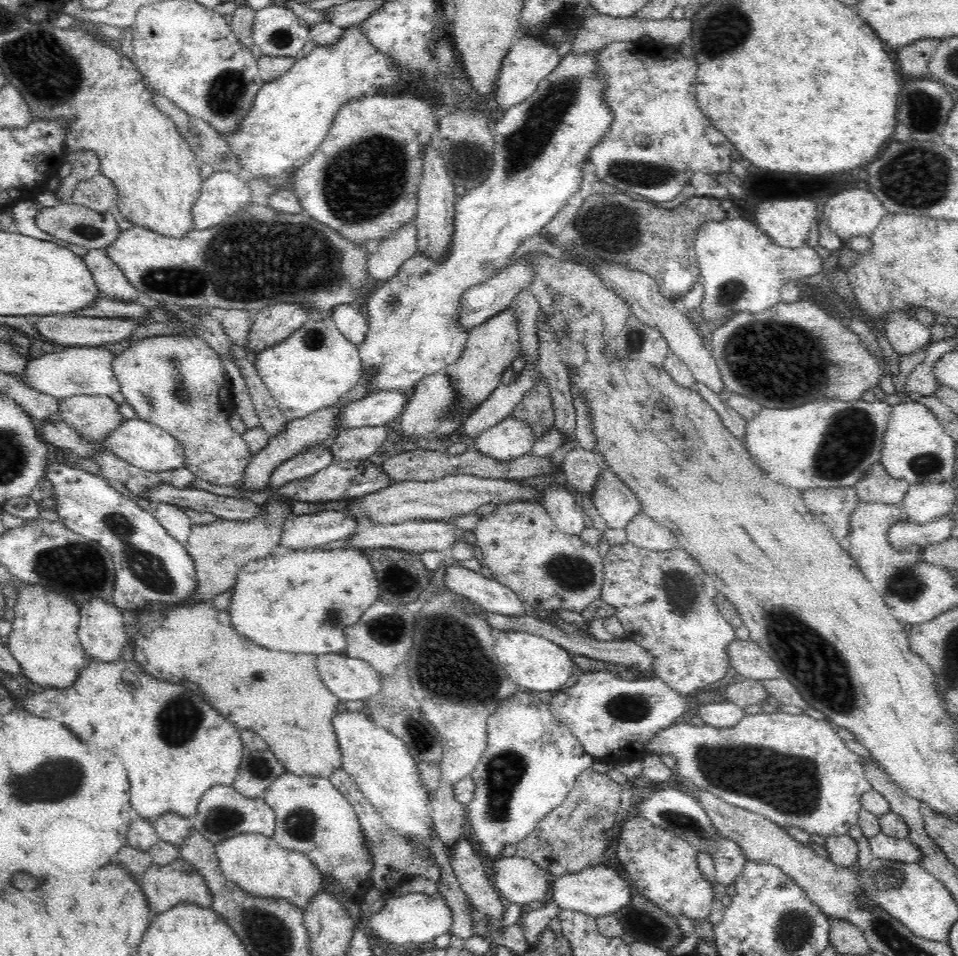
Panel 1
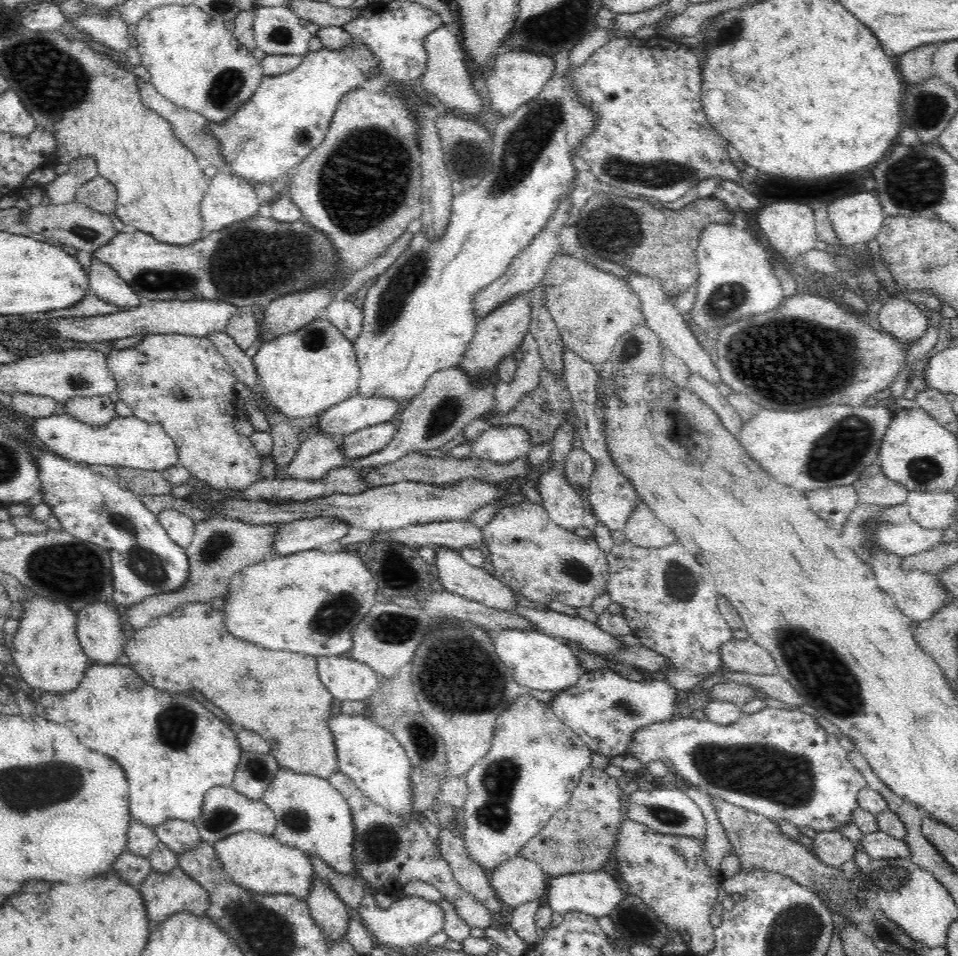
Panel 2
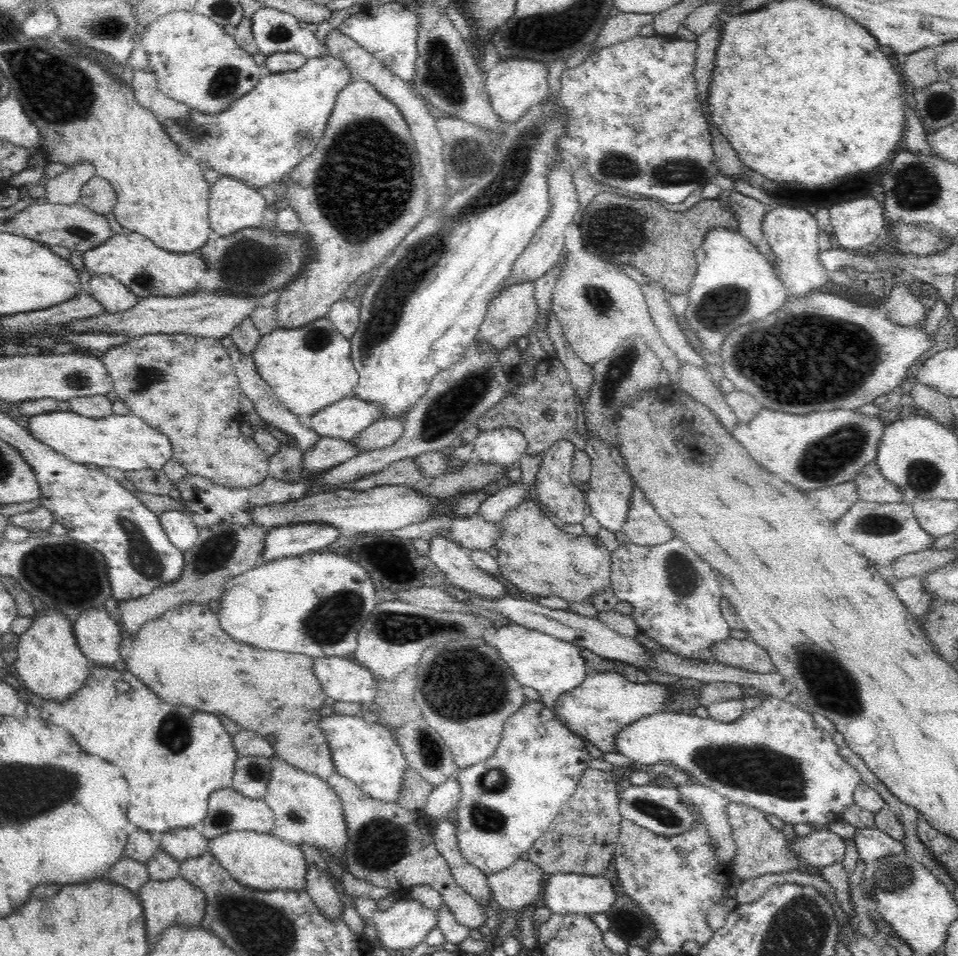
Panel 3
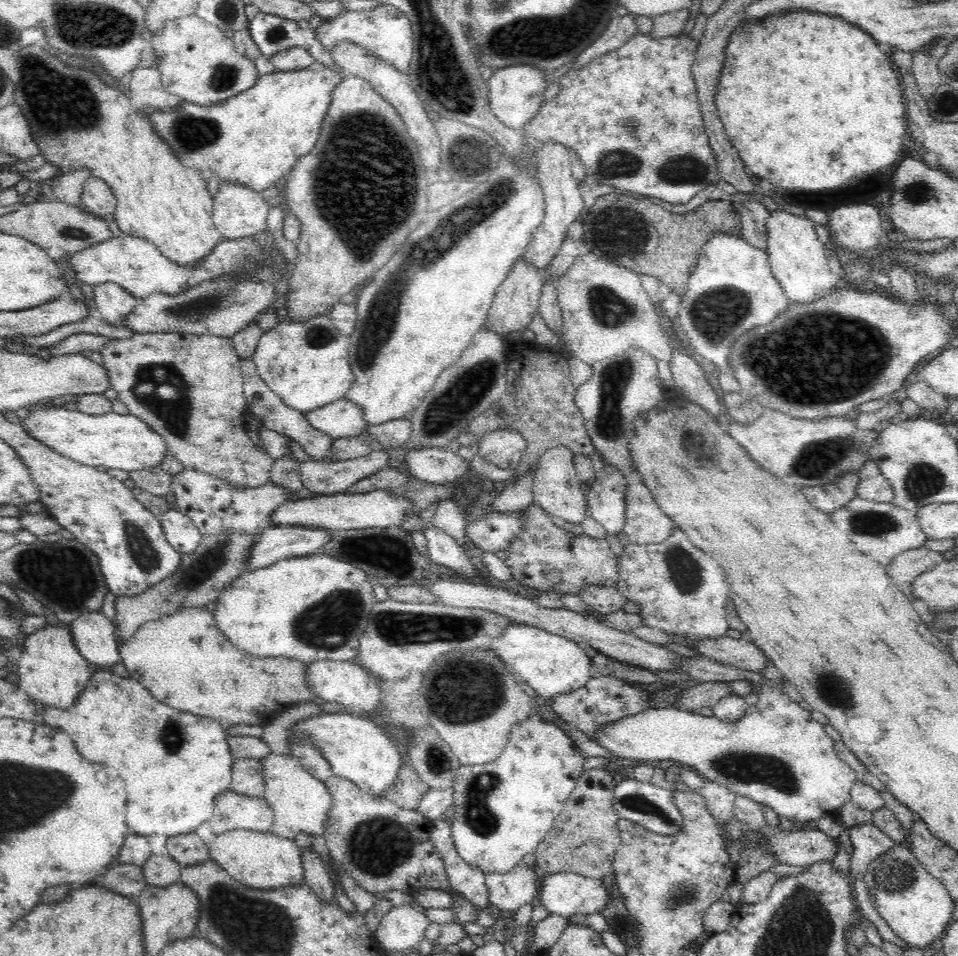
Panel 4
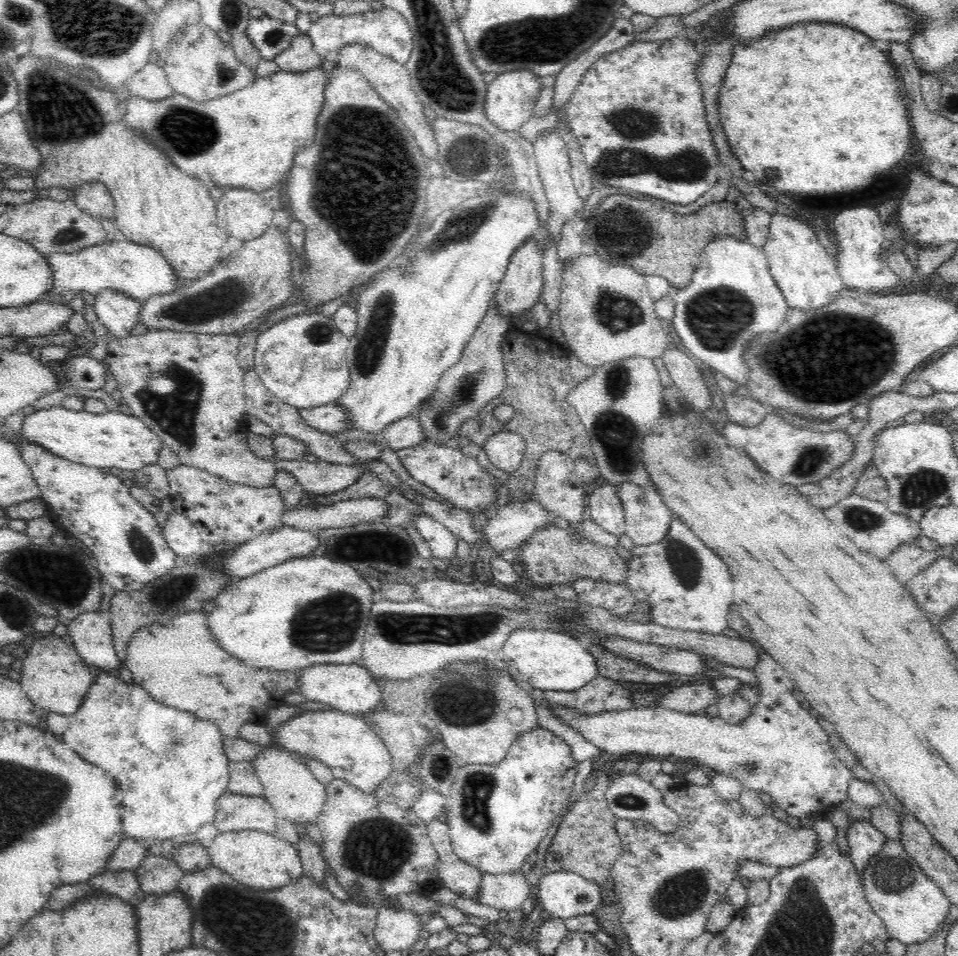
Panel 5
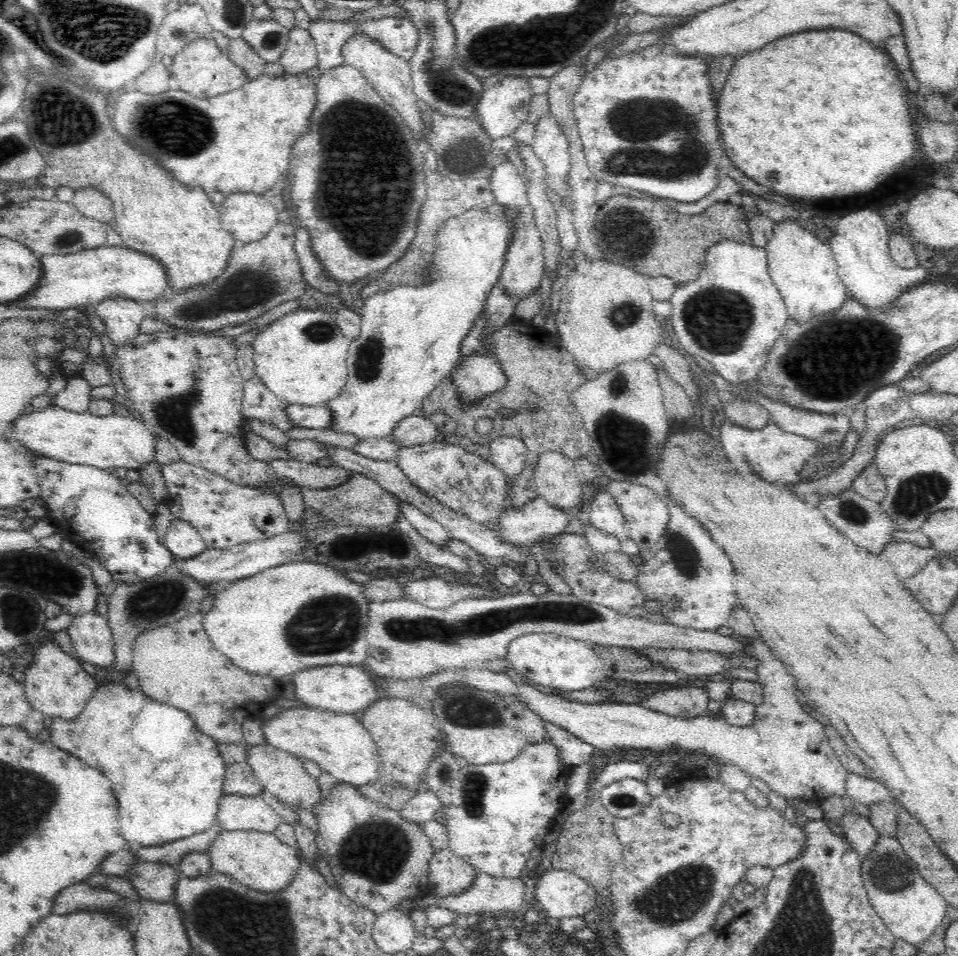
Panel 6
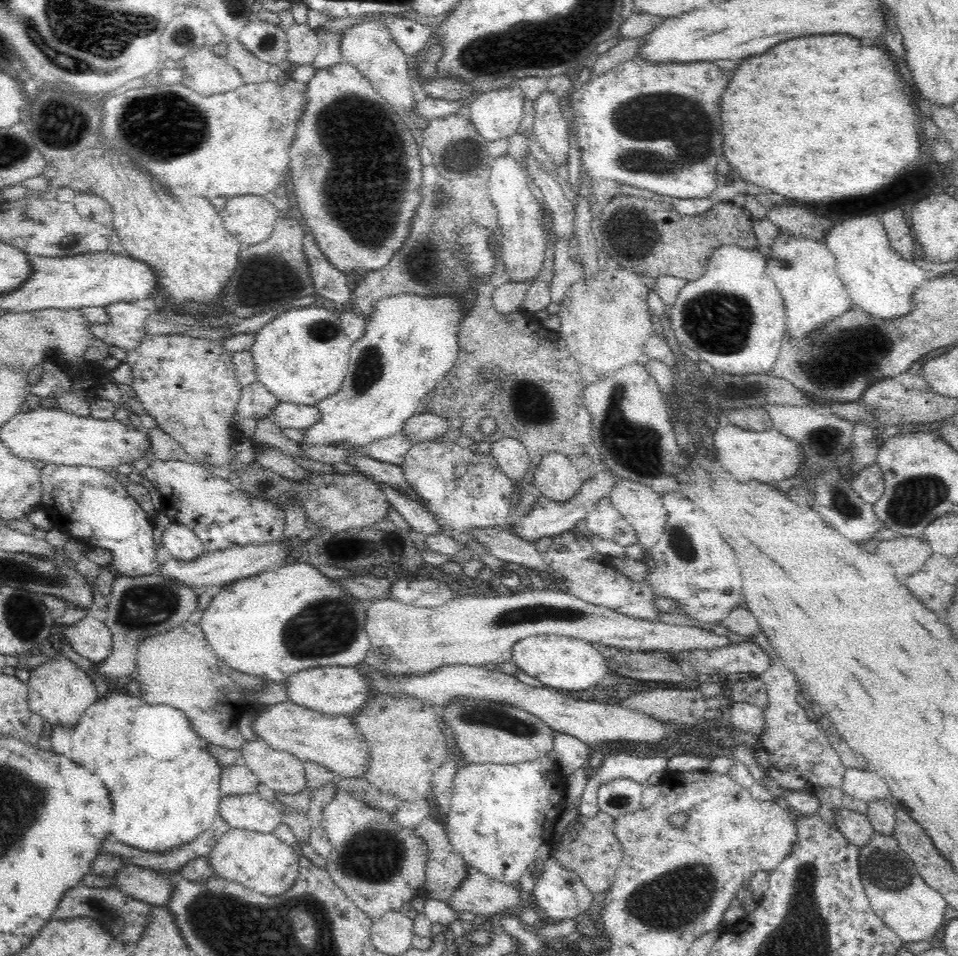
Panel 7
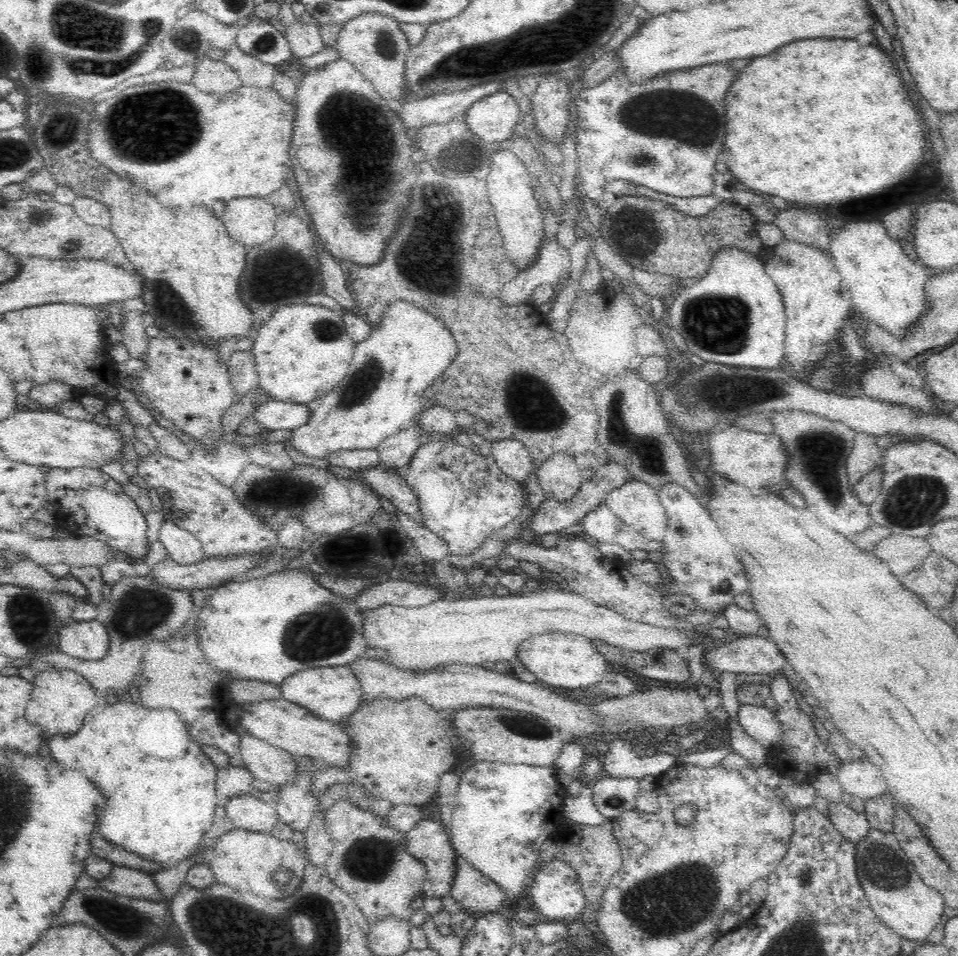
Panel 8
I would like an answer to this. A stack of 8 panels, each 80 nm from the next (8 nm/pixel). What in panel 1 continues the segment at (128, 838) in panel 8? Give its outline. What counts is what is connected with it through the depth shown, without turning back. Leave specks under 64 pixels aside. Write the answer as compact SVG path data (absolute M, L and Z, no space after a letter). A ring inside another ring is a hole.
M90 660L72 686L44 687L42 692L23 693L19 698L26 710L33 715L54 718L56 722L68 726L82 742L110 750L120 756L130 776L133 816L151 822L157 821L162 814L177 814L192 819L206 790L213 786L233 784L246 749L235 724L222 718L219 712L212 710L188 688L158 681L146 674L134 660Z

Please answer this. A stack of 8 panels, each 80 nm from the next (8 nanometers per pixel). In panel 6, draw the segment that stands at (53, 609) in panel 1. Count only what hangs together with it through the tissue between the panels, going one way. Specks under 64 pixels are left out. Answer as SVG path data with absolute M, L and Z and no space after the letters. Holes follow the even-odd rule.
M50 637L44 639L40 646L42 648L34 650L34 660L25 670L26 680L23 685L26 698L34 710L46 716L74 720L92 698L98 682L82 669L80 661L62 651Z

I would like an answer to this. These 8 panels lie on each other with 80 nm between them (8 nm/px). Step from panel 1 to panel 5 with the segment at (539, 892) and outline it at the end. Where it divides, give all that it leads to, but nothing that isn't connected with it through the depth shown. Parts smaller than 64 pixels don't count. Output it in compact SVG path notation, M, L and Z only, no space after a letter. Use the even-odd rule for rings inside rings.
M512 872L512 874L488 874L483 873L482 882L480 882L480 892L475 902L480 905L494 907L502 911L521 910L524 901L530 898L531 887L522 872Z

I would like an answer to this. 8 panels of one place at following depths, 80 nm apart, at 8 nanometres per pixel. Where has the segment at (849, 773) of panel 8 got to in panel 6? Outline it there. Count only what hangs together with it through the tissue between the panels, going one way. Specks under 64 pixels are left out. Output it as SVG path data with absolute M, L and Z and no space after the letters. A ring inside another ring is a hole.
M850 773L846 781L846 795L864 805L888 801L891 799L890 789L876 776L862 776Z

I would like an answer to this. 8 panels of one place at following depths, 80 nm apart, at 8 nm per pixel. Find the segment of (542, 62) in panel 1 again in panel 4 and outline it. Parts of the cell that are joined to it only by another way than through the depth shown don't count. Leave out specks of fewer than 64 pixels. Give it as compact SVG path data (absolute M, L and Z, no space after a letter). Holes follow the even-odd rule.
M528 65L510 66L494 70L494 74L487 80L489 86L489 105L496 118L508 128L521 129L536 116L543 104L544 92L546 92L547 81L544 79L546 72L540 71L538 67Z

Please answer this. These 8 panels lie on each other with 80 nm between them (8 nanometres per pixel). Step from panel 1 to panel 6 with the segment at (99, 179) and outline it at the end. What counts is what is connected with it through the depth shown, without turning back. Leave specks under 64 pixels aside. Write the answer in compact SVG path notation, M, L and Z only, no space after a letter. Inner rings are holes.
M93 186L75 191L72 203L84 216L108 222L114 216L114 206L103 192Z

